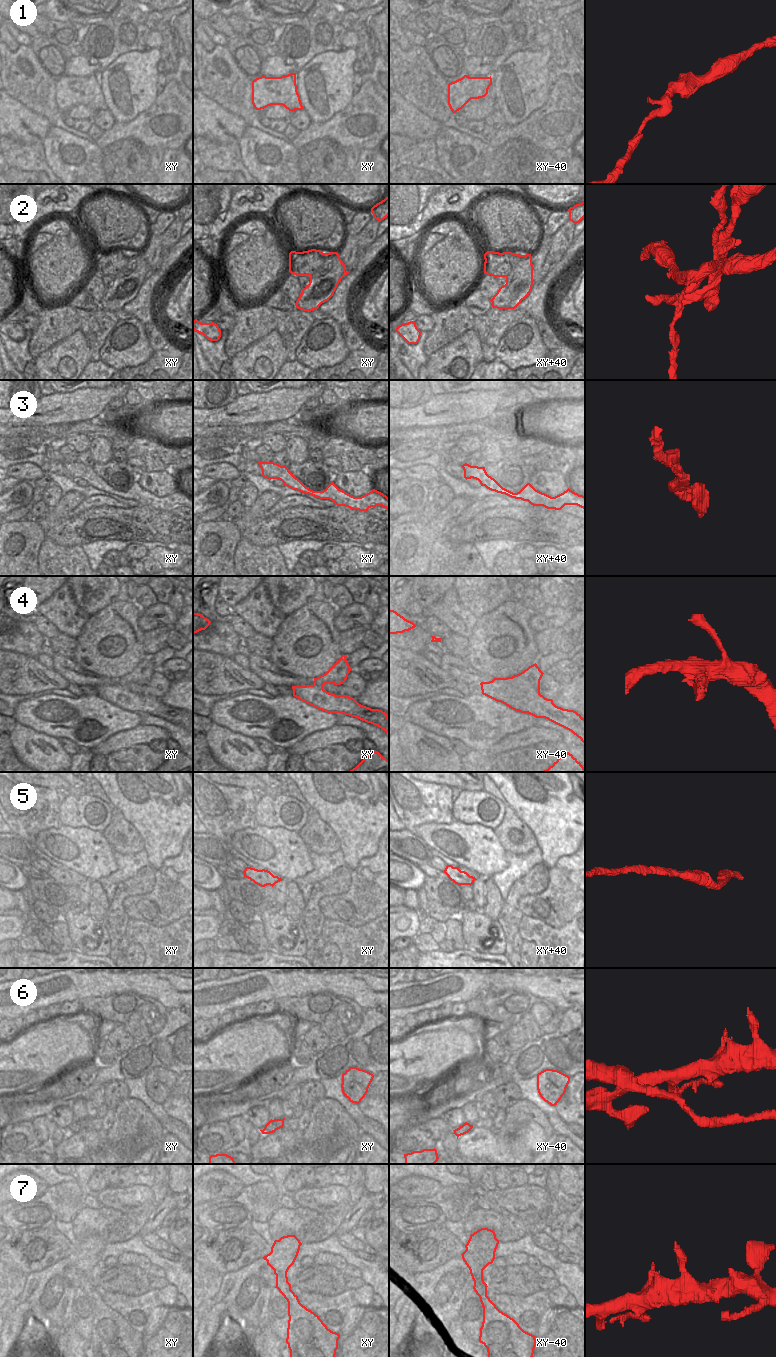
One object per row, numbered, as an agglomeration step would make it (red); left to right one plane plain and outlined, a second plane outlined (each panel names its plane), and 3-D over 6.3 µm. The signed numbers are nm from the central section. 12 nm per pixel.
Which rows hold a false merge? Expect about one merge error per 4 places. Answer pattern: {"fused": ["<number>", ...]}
{"fused": ["2", "6"]}

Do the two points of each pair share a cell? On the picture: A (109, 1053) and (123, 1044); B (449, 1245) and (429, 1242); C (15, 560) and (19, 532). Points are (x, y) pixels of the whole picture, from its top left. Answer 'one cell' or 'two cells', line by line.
A: two cells
B: one cell
C: one cell

